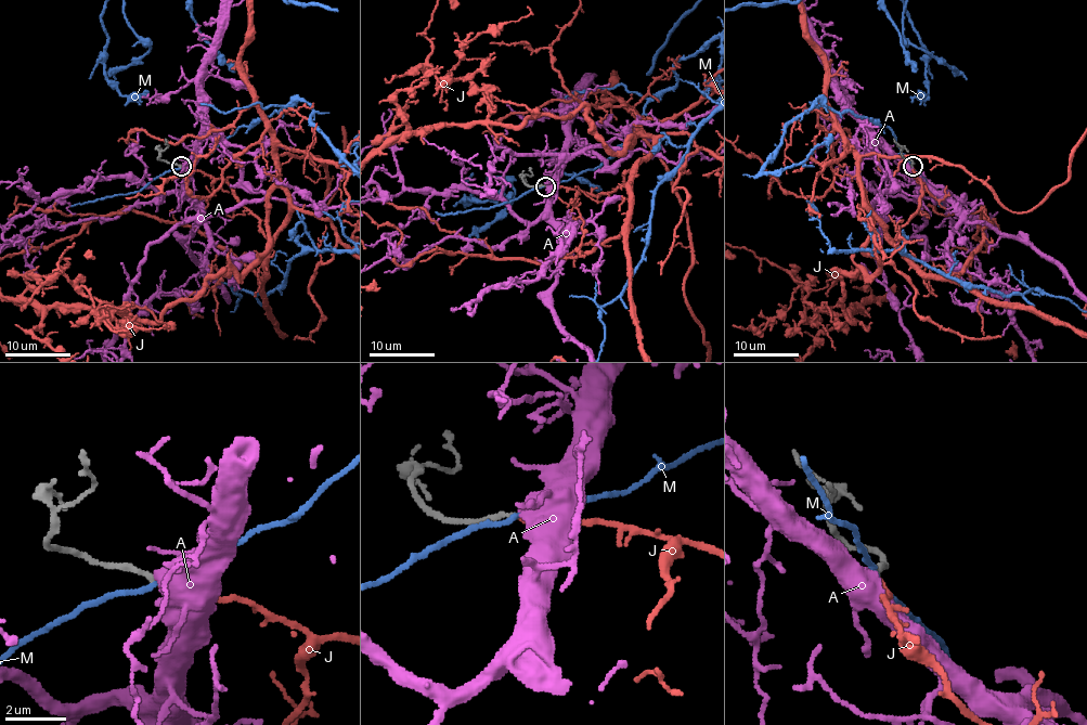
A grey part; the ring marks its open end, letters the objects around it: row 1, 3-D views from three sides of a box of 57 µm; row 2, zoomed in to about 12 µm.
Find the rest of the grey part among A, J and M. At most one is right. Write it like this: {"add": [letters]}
{"add": ["J"]}

